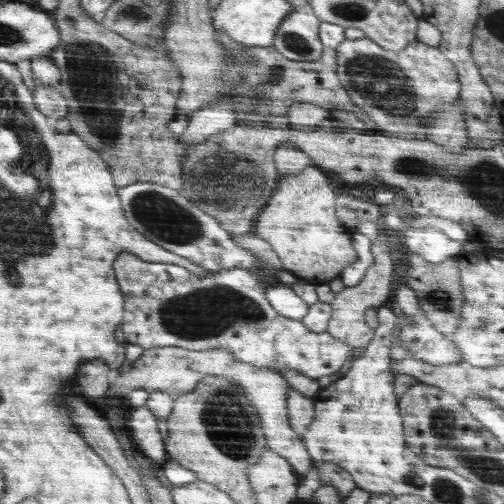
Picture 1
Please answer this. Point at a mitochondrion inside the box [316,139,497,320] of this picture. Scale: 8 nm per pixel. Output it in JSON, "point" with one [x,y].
{"point":[441,297]}

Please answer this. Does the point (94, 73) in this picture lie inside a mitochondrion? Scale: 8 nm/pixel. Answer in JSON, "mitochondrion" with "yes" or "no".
{"mitochondrion":"yes"}

